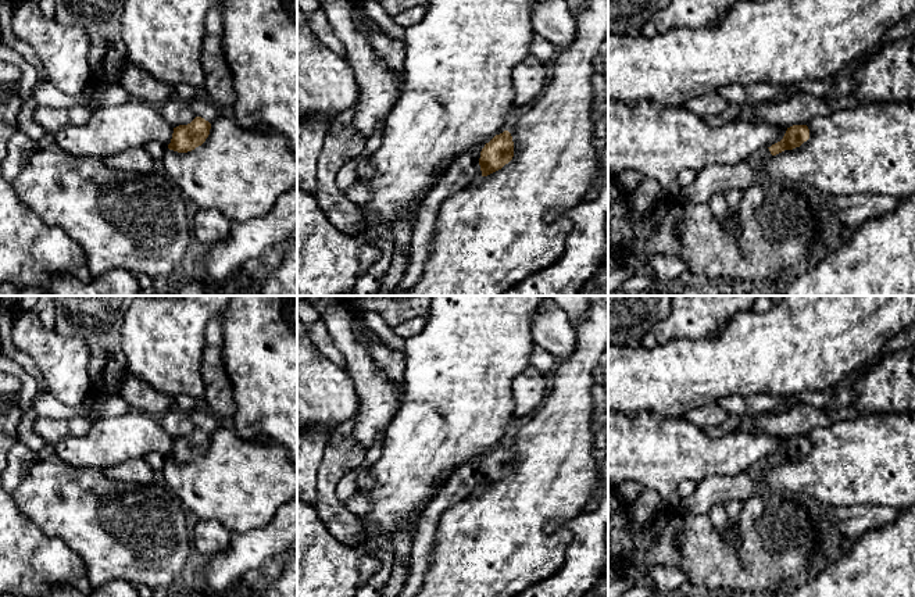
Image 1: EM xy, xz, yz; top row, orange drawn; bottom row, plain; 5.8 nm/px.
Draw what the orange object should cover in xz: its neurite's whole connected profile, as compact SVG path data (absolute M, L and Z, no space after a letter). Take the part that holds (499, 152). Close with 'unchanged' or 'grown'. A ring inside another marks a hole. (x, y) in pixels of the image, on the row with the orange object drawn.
M504 131L485 144L479 160L473 154L464 154L440 176L429 194L423 199L418 211L411 232L408 265L403 279L394 289L394 296L403 296L421 282L425 264L429 258L442 204L458 192L468 189L482 176L501 169L512 157L512 136L508 131Z; grown

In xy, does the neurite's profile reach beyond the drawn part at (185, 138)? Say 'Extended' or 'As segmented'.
As segmented

